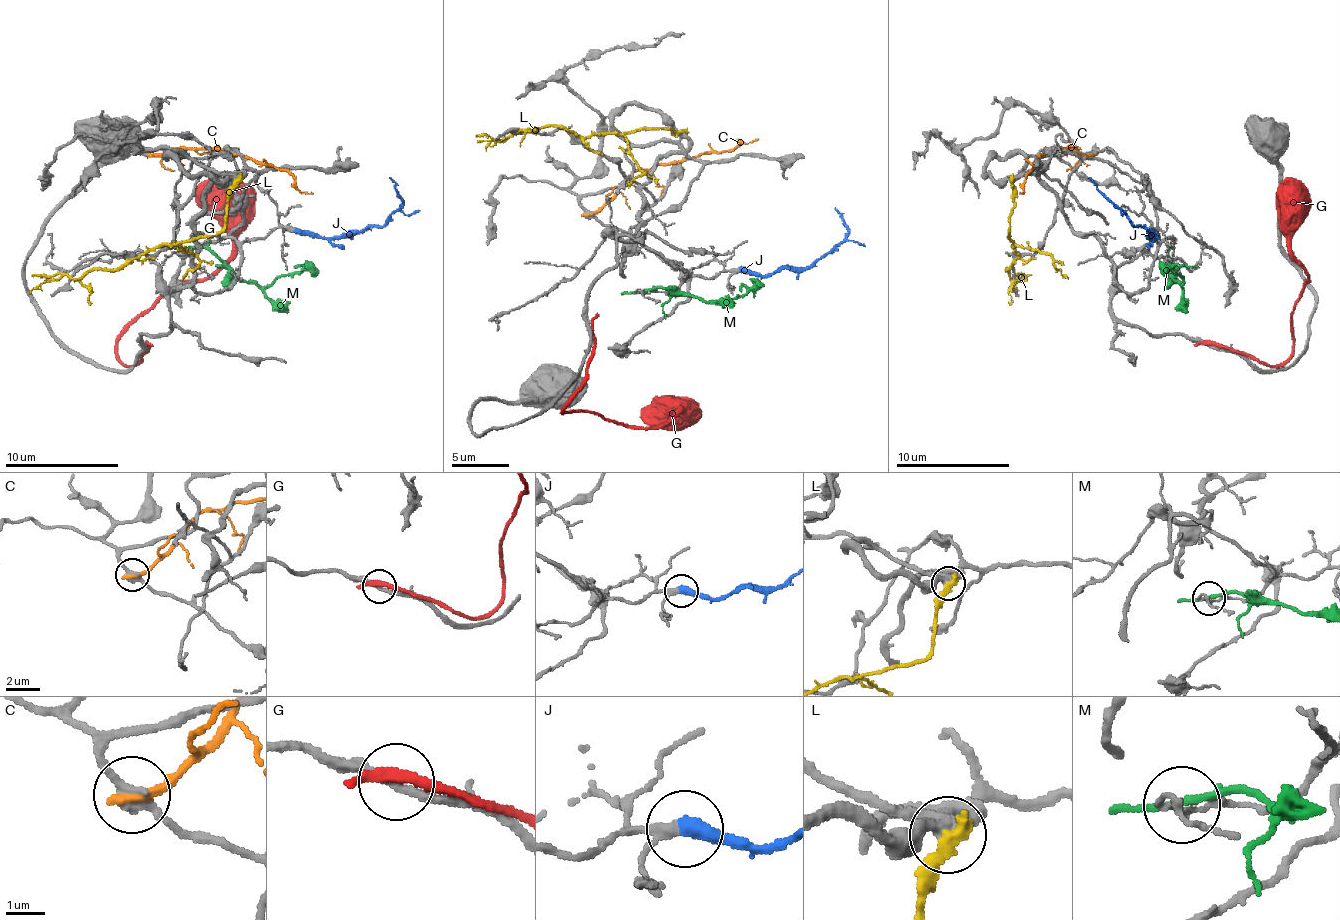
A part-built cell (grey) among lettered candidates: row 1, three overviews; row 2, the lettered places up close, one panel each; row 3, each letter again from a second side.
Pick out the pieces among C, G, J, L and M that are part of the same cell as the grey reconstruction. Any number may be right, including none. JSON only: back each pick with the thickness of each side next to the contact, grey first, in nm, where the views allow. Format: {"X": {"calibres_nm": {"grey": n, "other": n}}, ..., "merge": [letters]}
{"J": {"calibres_nm": {"grey": 240, "other": 440}}, "merge": ["J"]}

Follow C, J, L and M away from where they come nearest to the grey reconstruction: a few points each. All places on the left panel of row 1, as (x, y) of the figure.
C: (144, 154), (212, 148), (283, 168), (300, 191), (312, 191)
J: (295, 231), (337, 237), (383, 225), (400, 205), (397, 185), (389, 177)
L: (235, 180), (226, 222), (215, 234), (144, 251), (118, 268), (89, 268), (75, 279), (47, 279), (30, 294)
M: (198, 248), (209, 248), (238, 277), (260, 285), (317, 268)

